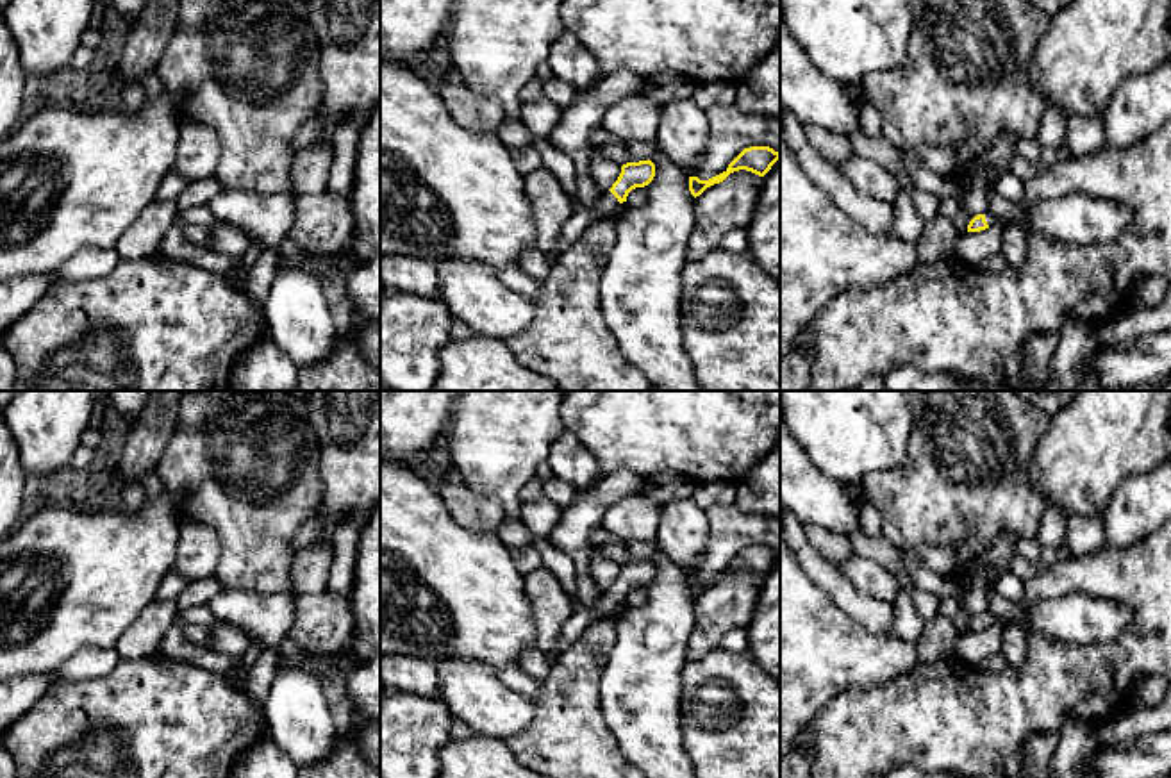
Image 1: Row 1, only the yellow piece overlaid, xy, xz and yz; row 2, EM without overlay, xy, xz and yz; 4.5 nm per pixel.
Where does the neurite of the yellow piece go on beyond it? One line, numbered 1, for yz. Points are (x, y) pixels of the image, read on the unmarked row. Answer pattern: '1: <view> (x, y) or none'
1: yz (991, 620)

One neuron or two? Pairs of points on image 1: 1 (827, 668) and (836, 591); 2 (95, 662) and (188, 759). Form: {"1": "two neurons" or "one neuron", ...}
{"1": "two neurons", "2": "two neurons"}

